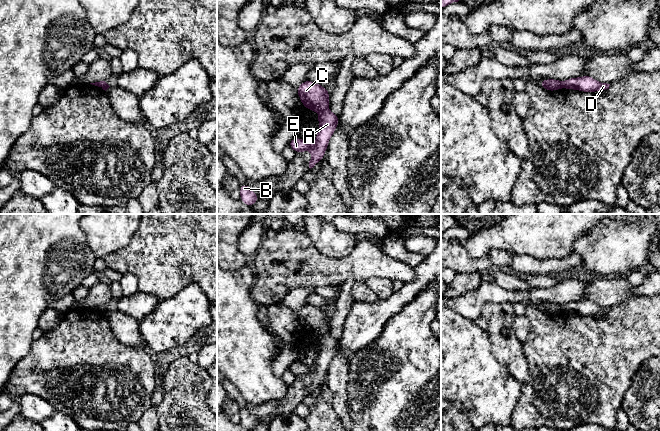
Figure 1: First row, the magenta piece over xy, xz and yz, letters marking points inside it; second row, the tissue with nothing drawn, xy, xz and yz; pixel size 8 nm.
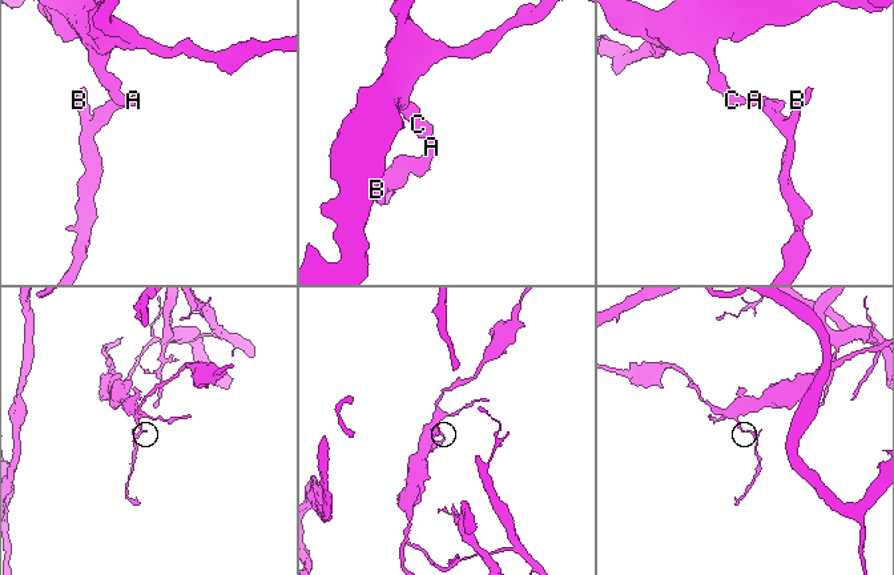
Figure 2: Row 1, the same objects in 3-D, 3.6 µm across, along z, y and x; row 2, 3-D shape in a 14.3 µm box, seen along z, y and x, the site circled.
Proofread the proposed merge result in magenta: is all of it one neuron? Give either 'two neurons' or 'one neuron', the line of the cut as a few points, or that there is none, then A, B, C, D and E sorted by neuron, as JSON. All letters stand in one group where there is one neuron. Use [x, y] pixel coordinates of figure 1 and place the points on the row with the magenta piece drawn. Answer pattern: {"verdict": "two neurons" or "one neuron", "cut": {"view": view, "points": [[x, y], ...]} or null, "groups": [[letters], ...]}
{"verdict": "two neurons", "cut": {"view": "xz", "points": [[327, 109], [319, 112]]}, "groups": [["A", "B", "D", "E"], ["C"]]}

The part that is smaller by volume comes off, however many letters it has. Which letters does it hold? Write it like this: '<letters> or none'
A, B, D, E

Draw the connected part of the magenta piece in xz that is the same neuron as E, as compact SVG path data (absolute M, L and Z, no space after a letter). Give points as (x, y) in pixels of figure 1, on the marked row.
M329 110L320 112L318 115L319 129L315 138L315 145L300 139L298 136L292 139L287 145L290 146L295 153L303 151L311 151L311 159L309 161L309 168L313 168L325 156L325 151L332 134L338 126L339 117Z

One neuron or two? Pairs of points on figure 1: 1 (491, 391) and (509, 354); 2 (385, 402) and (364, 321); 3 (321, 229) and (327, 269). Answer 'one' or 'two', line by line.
1: two
2: two
3: two

